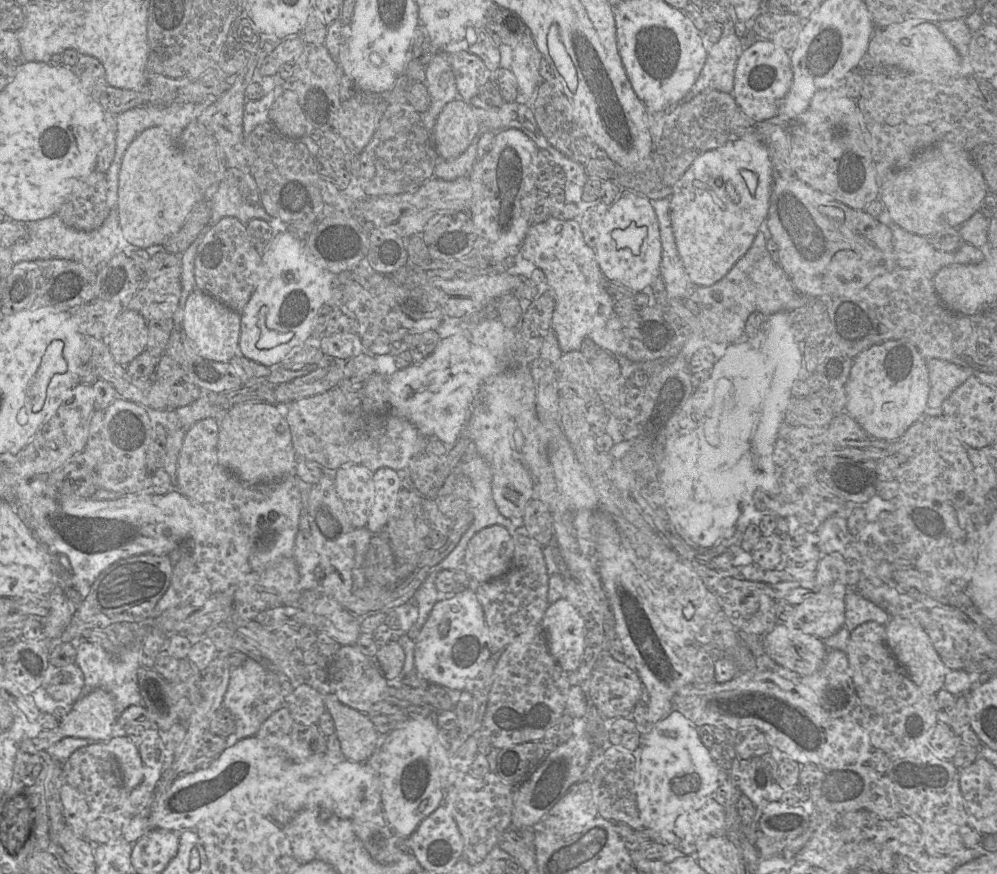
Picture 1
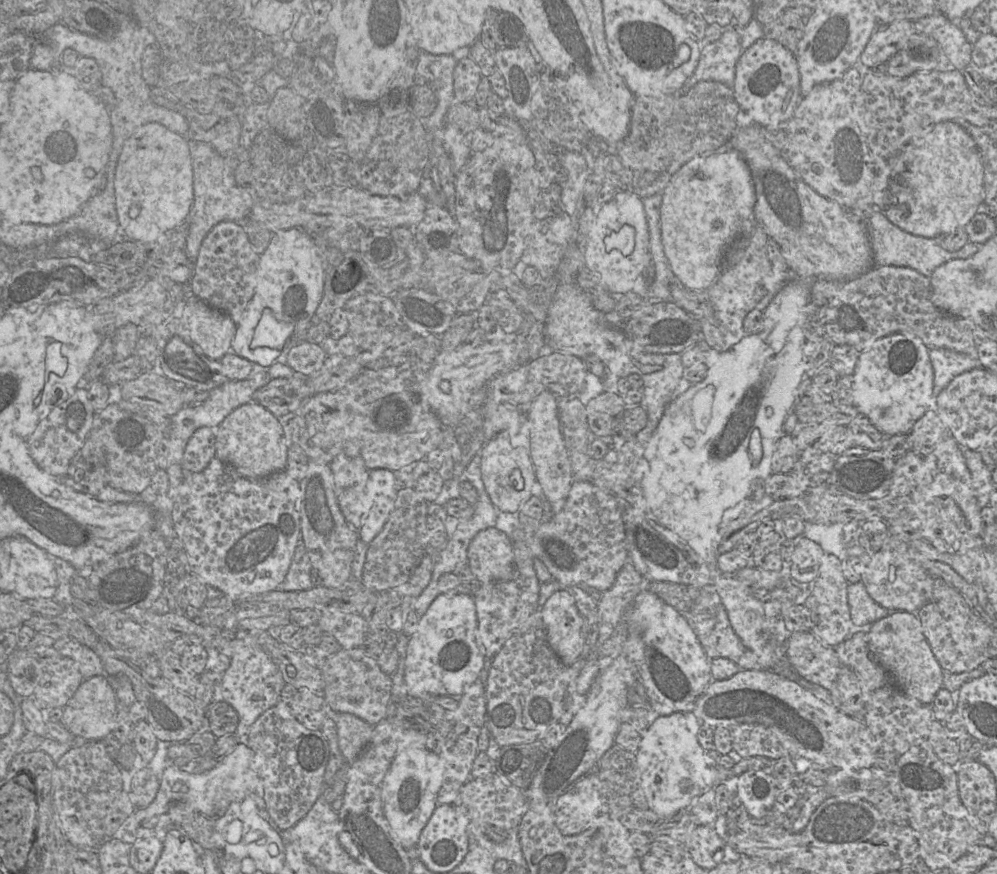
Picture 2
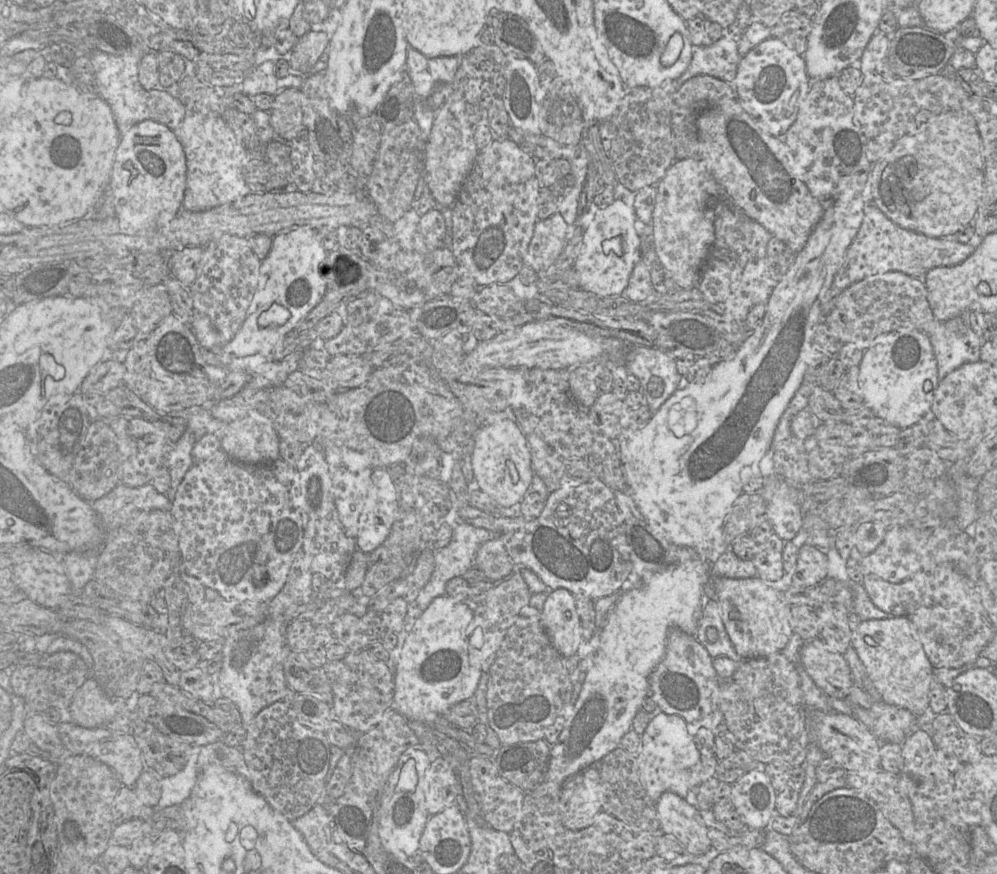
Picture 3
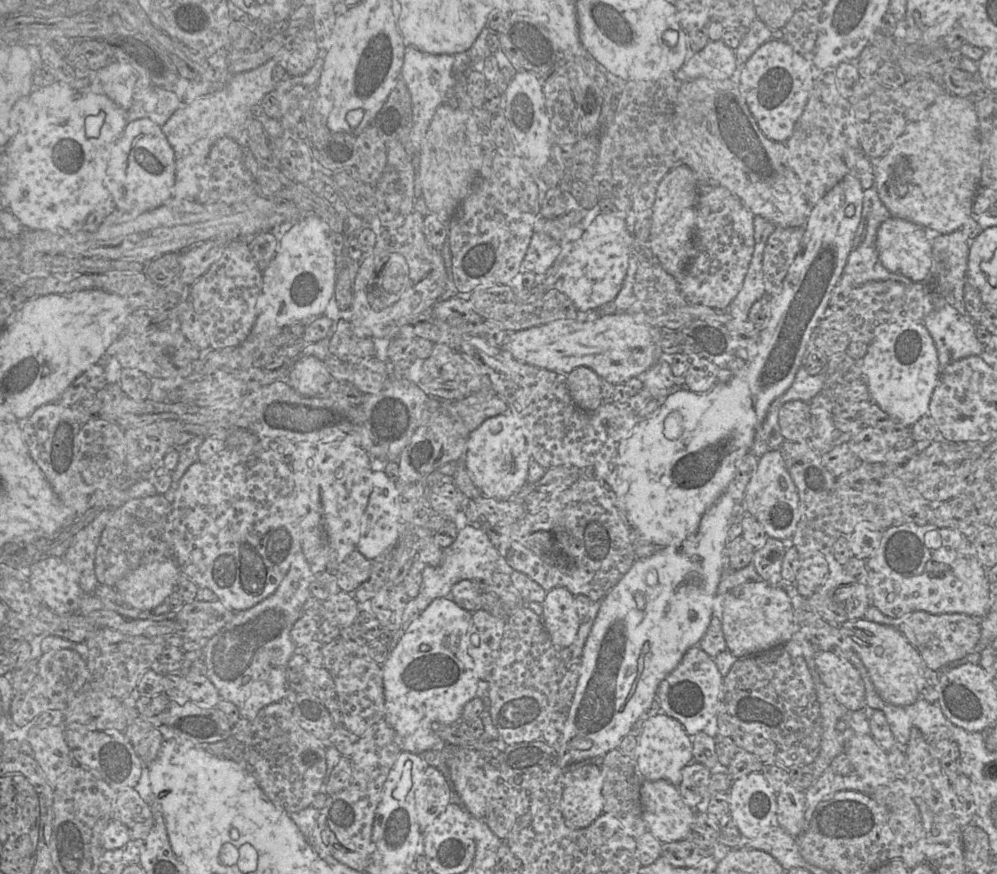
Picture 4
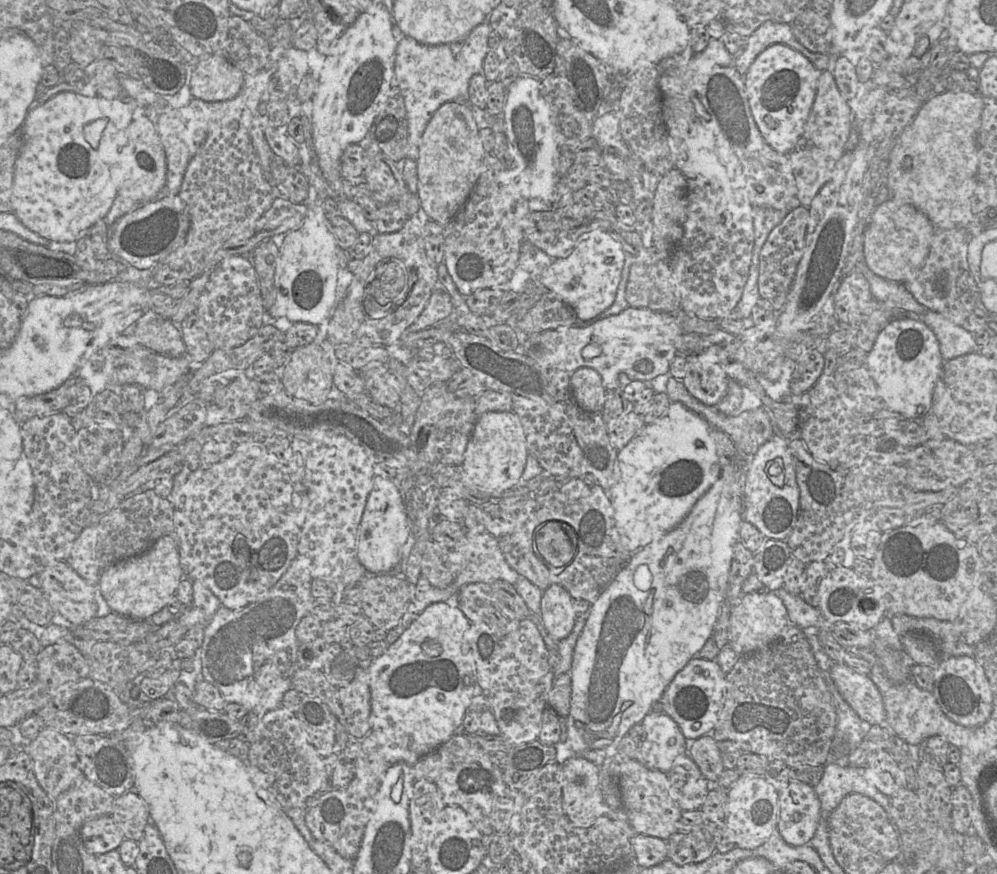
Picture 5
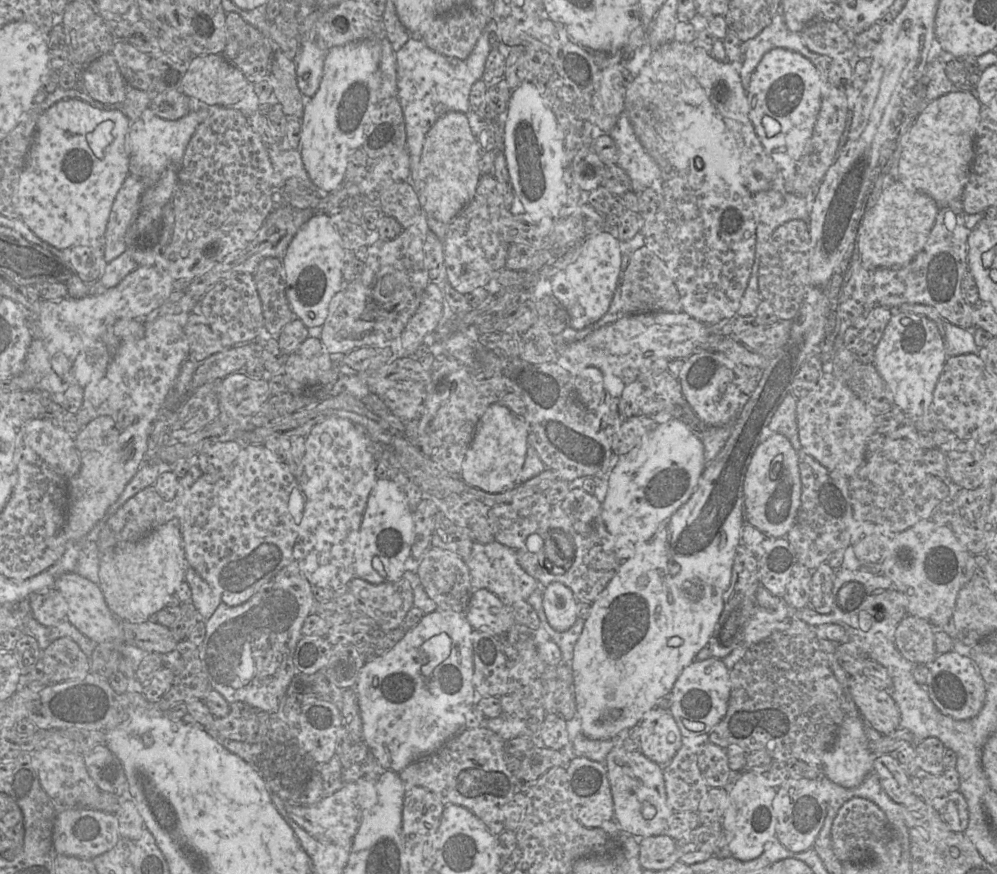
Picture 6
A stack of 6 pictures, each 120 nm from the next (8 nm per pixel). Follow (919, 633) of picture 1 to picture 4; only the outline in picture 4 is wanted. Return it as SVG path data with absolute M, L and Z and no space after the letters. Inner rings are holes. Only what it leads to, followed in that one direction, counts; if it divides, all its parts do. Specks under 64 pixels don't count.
M865 618L839 625L843 639L860 657L880 697L896 706L909 706L921 698L922 677L928 668L919 653L897 627L875 623Z

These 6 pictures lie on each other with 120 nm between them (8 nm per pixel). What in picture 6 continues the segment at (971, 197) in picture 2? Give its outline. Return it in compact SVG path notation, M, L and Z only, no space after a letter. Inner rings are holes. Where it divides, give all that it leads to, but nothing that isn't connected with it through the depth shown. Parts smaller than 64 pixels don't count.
M951 91L929 101L908 133L898 160L899 180L909 189L930 196L939 206L960 207L974 158L974 141L981 103L969 91Z

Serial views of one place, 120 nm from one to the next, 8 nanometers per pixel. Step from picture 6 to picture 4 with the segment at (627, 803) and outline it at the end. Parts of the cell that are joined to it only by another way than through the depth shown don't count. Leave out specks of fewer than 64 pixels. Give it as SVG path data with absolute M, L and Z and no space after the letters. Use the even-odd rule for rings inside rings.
M642 780L640 799L648 831L661 843L686 839L695 809L682 799L678 788L667 780Z

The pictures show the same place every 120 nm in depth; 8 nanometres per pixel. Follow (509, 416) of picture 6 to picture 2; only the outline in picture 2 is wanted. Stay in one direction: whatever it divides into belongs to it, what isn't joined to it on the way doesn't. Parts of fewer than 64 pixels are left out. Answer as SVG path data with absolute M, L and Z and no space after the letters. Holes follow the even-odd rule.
M499 433L484 444L479 454L482 481L492 504L499 511L519 513L532 496L532 488L537 482L530 447L514 447L506 433Z

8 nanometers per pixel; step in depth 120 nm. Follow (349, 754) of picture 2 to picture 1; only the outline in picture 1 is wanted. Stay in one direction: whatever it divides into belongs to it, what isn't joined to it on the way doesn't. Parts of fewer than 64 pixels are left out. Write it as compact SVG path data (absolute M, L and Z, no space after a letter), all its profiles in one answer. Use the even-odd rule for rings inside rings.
M327 689L324 690L324 702L326 710L333 717L335 734L344 758L365 763L379 748L382 735L365 713L342 704Z

